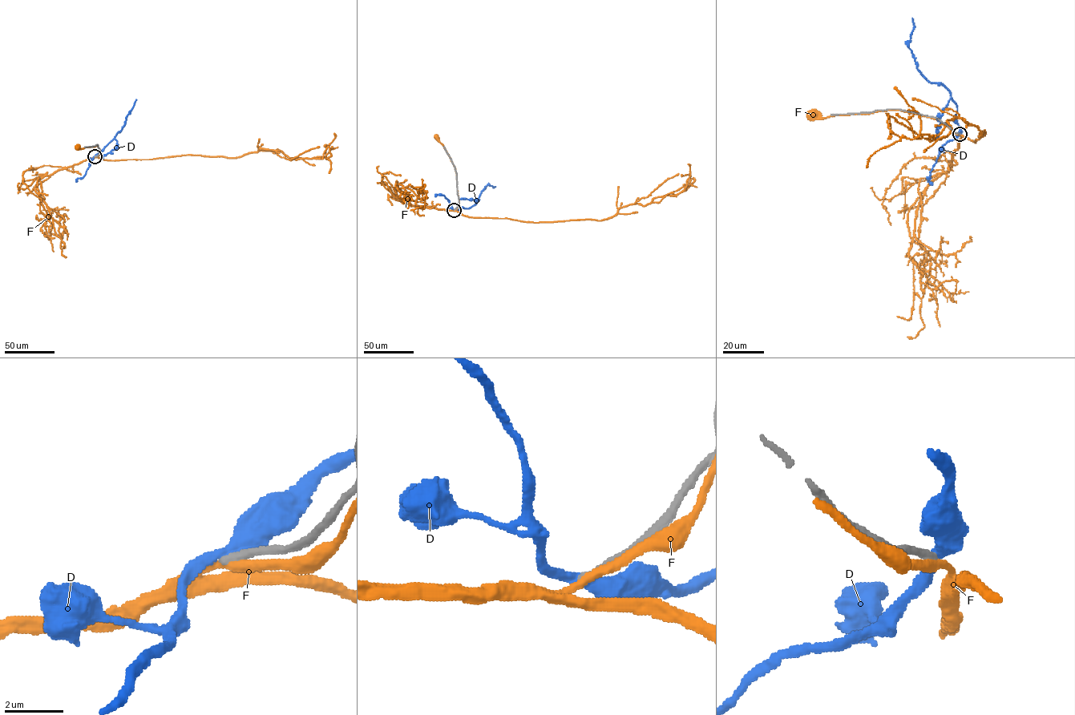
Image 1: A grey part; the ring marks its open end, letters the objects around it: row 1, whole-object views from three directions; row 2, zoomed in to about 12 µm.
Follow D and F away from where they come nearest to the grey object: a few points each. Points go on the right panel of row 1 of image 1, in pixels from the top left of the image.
D: (959, 134), (957, 105), (951, 93), (928, 82), (917, 68), (908, 46), (911, 18)
F: (959, 134), (939, 121), (898, 110), (820, 118), (812, 113)

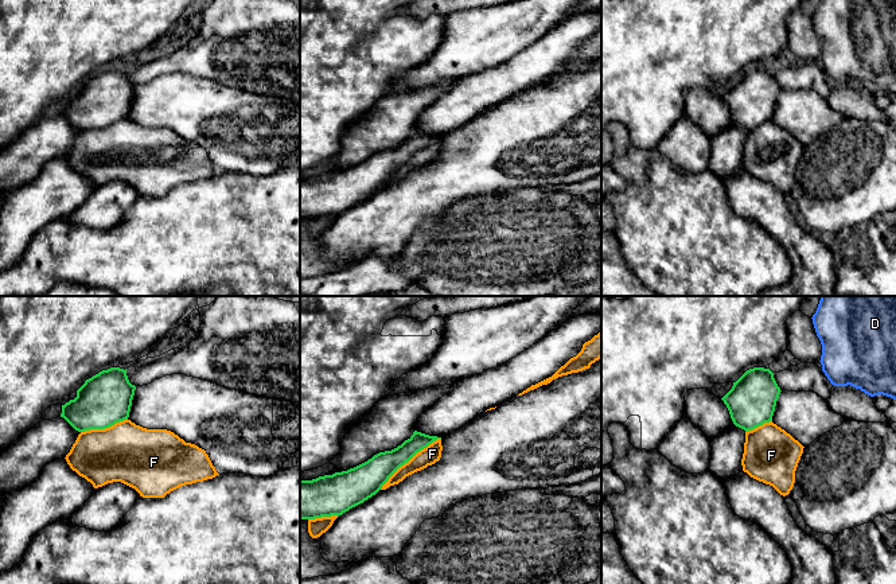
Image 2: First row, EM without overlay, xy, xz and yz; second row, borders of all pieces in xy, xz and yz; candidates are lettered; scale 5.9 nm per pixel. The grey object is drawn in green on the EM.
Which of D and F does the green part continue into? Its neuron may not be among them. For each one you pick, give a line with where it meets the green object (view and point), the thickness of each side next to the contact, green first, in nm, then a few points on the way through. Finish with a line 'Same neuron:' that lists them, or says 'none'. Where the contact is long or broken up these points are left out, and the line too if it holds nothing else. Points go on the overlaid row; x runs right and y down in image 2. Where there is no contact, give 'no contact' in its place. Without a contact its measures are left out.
Same neuron: none

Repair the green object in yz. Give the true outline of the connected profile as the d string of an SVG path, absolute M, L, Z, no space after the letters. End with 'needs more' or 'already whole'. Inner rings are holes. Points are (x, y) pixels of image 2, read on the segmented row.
M753 367L733 382L721 400L733 424L748 432L772 421L780 392L770 369Z | already whole

